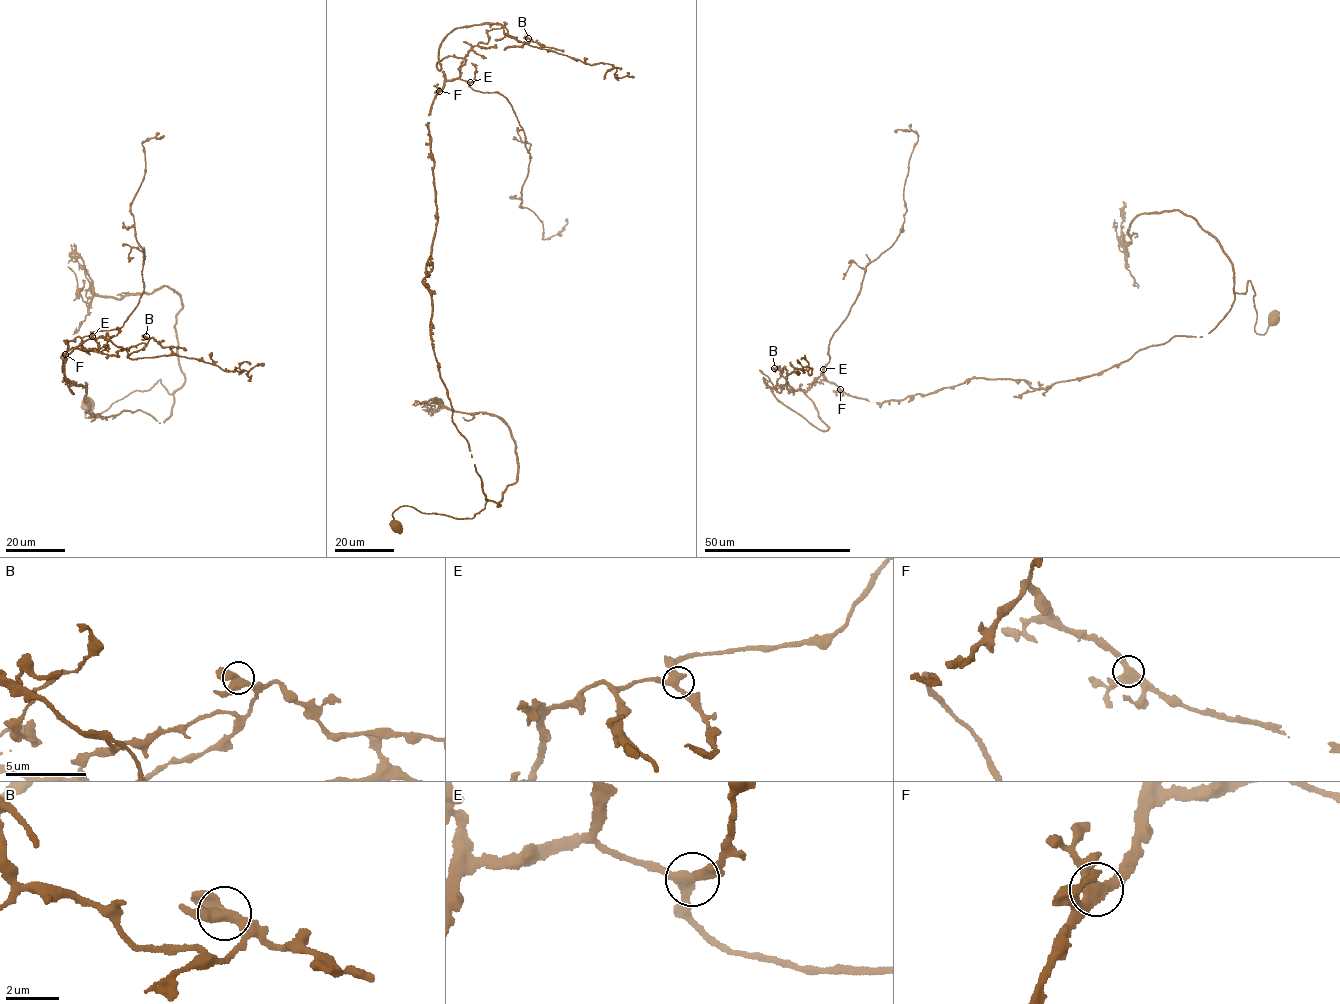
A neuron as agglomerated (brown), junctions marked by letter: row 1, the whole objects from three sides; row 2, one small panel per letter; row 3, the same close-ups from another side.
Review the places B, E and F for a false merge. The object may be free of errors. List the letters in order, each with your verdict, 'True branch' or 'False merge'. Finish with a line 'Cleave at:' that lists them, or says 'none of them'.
B: True branch
E: True branch
F: True branch
Cleave at: none of them

